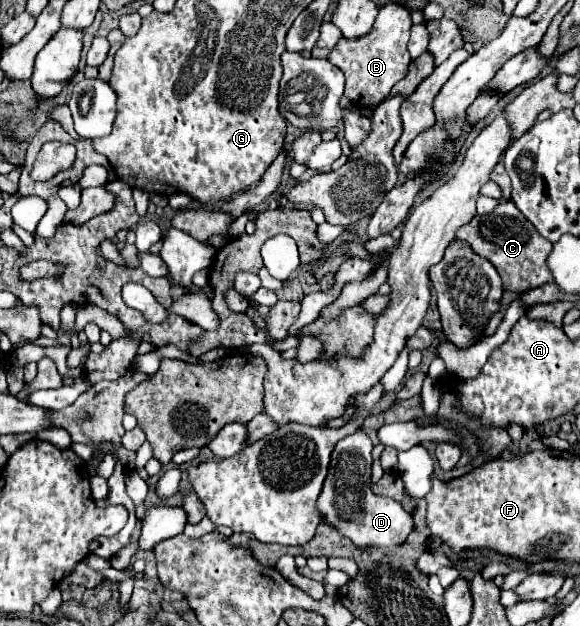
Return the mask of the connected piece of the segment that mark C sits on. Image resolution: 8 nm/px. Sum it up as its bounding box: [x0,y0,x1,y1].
[456,201,552,293]

